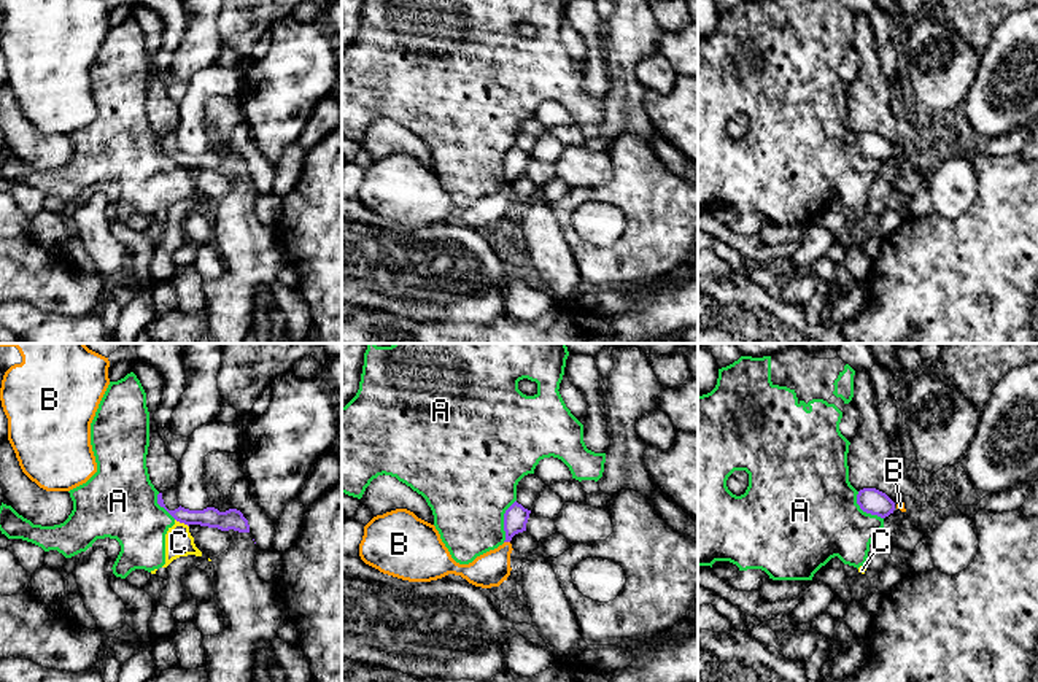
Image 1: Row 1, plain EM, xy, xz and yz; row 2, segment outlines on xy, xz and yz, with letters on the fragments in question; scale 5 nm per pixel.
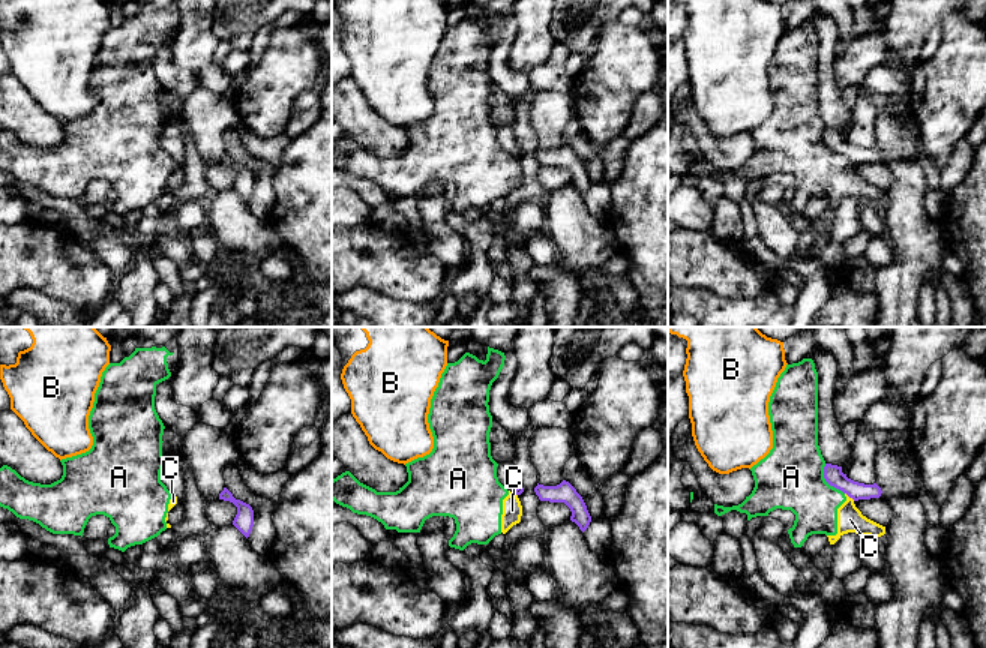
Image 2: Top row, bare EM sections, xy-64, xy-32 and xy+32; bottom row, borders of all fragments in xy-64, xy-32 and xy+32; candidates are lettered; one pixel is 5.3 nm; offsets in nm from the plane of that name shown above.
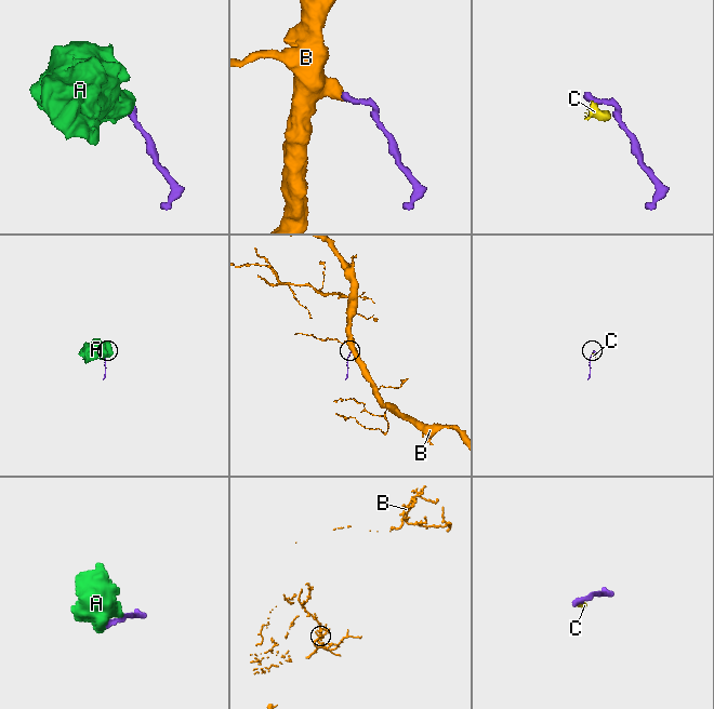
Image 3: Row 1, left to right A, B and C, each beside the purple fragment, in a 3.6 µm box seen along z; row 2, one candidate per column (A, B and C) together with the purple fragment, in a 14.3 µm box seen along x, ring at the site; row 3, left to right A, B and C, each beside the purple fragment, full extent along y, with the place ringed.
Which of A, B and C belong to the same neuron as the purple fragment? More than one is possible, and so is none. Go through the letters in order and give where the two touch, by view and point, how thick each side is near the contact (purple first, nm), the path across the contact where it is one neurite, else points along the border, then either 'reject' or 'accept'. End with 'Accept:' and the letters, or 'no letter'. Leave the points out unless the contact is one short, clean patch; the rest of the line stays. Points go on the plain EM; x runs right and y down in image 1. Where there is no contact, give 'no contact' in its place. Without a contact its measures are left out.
A: meets purple in xz at (504, 164); 120 nm thick on the purple side, 440 nm on the other; border along xz (515, 143), (504, 158), (503, 185); reject
B: meets purple in xz at (507, 185); 120 nm thick on the purple side, 180 nm on the other; runs through xz (515, 161), (507, 185), (506, 193), (490, 213); accept
C: meets purple in xy at (182, 166); 100 nm thick on the purple side, 140 nm on the other; border along xy (175, 162), (188, 170); reject
Accept: B

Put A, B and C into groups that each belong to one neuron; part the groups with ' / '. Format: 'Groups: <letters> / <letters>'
Groups: A C / B

